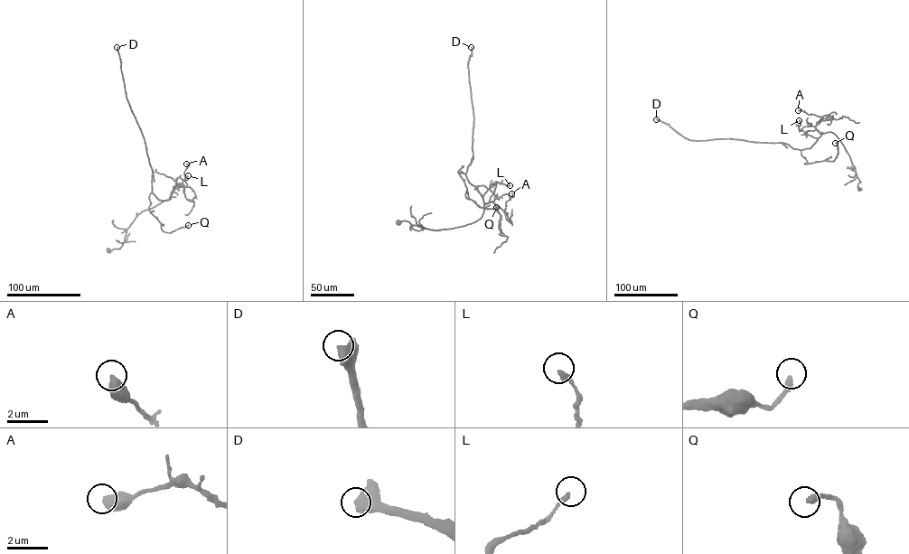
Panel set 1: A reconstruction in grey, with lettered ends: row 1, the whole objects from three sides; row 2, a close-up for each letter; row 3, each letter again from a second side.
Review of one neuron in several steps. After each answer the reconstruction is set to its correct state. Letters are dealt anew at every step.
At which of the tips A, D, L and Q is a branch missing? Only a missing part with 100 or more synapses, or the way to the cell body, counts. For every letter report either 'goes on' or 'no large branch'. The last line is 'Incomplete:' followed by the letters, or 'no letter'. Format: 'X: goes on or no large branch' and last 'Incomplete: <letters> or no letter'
A: no large branch
D: goes on
L: no large branch
Q: no large branch
Incomplete: D

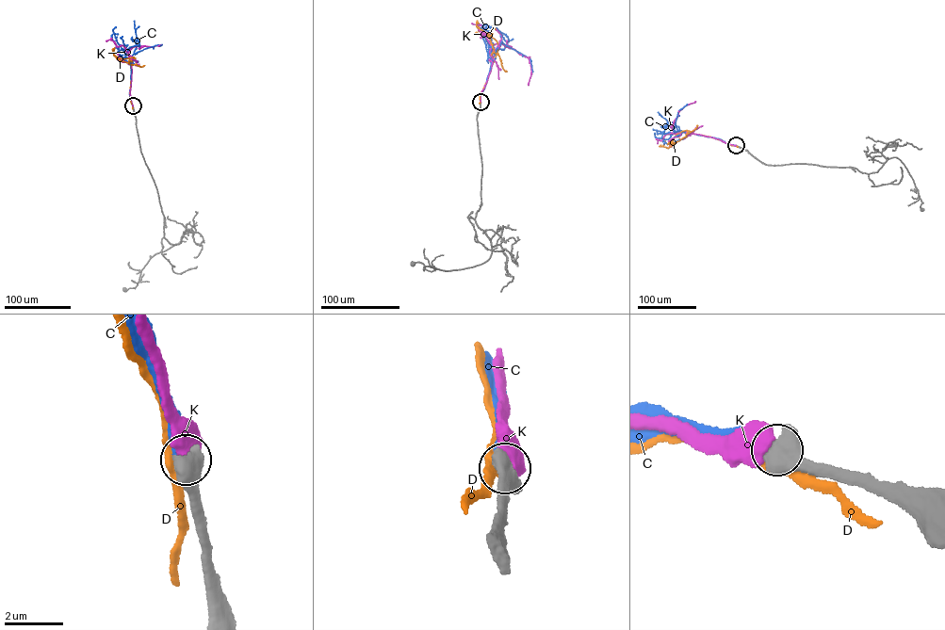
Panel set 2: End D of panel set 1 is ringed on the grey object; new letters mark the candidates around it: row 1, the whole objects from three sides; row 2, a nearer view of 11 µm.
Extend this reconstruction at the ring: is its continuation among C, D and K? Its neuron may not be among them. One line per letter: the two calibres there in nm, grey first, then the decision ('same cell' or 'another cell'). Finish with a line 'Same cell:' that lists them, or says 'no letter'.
C: 800 nm thick on the grey side, 340 nm on the other; same cell
D: 500 nm thick on the grey side, 360 nm on the other; another cell
K: 750 nm thick on the grey side, 700 nm on the other; another cell
Same cell: C

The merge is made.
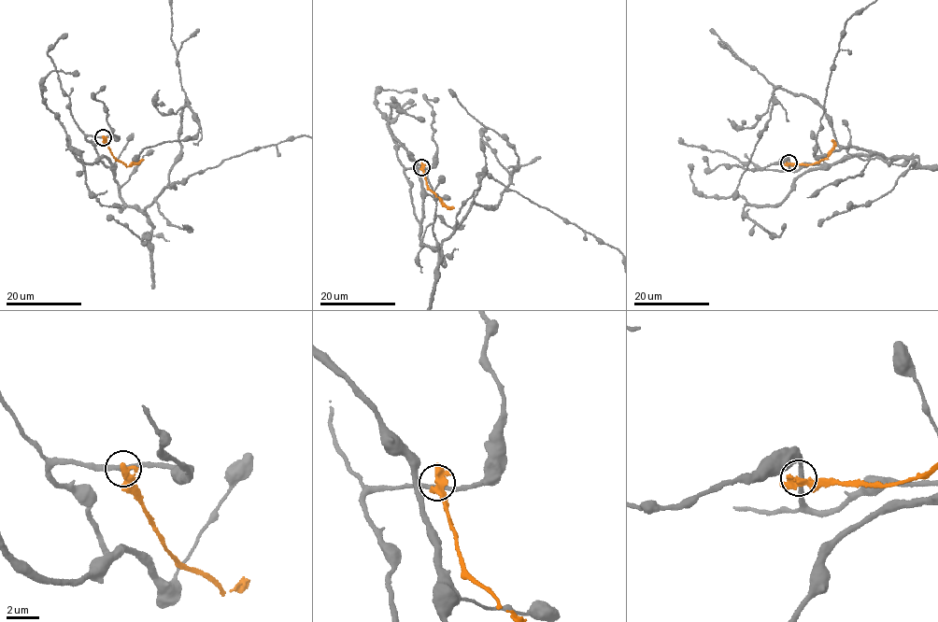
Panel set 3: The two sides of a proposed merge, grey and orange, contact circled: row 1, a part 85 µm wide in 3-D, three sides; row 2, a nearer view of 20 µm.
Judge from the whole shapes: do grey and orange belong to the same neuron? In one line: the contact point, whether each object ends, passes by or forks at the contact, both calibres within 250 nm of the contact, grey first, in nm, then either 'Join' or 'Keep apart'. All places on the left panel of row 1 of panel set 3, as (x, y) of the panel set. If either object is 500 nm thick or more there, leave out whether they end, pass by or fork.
Place: (103, 137). Thickness 280 nm (grey) against 500 nm. Keep apart

